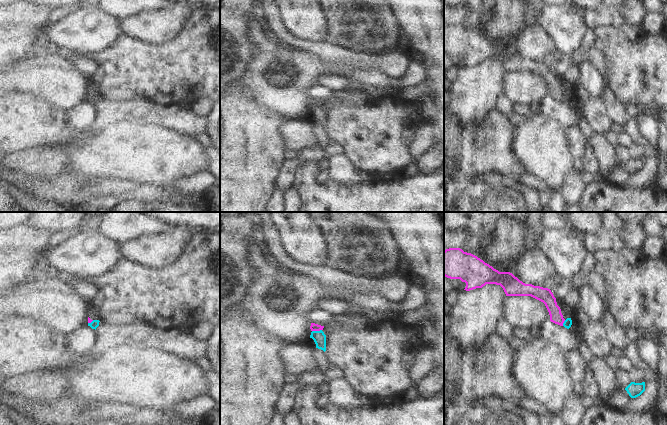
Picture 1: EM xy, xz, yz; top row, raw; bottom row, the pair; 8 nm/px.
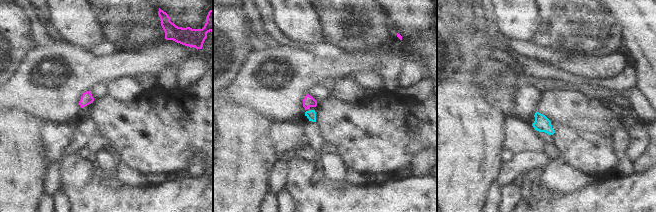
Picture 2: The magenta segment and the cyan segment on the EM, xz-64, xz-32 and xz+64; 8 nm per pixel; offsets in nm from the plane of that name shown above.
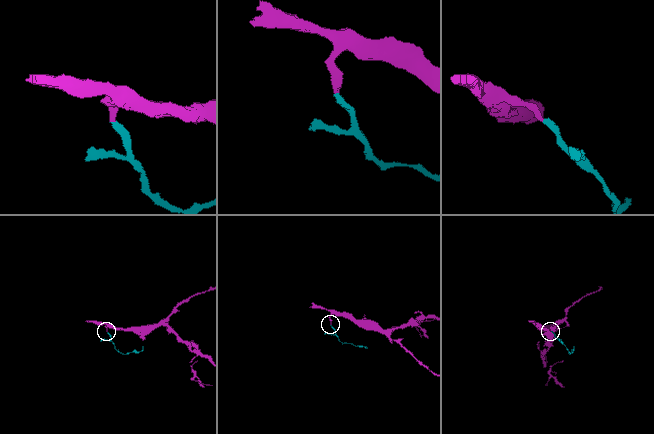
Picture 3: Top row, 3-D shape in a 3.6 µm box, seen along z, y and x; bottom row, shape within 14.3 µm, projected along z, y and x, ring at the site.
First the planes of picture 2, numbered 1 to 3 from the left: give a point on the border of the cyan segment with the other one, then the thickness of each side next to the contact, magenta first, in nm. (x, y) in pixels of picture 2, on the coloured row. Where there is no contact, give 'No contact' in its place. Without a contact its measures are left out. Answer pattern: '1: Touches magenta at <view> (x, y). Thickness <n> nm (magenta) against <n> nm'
1: No contact
2: No contact
3: No contact.

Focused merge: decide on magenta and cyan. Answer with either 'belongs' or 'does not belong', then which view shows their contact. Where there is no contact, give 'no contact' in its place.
belongs; contact in xz

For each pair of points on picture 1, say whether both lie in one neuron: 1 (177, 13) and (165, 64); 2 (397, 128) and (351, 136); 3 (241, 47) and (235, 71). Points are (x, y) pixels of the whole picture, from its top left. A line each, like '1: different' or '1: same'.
1: different
2: same
3: same

